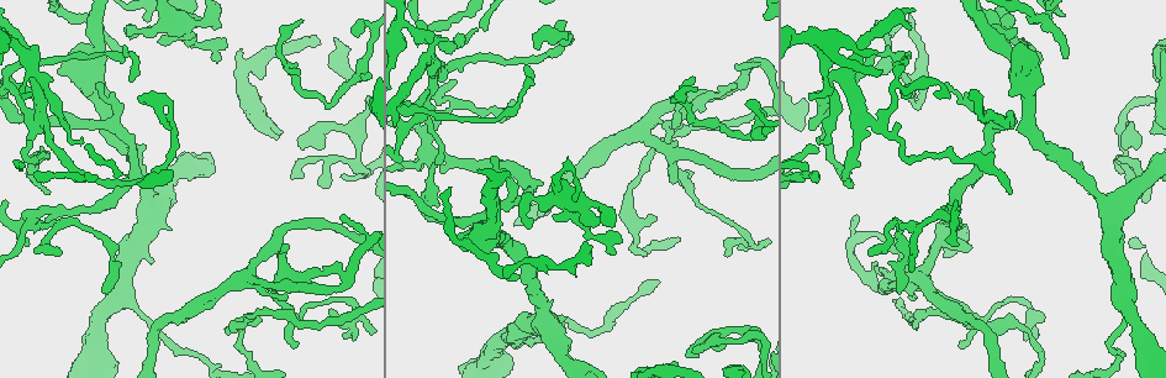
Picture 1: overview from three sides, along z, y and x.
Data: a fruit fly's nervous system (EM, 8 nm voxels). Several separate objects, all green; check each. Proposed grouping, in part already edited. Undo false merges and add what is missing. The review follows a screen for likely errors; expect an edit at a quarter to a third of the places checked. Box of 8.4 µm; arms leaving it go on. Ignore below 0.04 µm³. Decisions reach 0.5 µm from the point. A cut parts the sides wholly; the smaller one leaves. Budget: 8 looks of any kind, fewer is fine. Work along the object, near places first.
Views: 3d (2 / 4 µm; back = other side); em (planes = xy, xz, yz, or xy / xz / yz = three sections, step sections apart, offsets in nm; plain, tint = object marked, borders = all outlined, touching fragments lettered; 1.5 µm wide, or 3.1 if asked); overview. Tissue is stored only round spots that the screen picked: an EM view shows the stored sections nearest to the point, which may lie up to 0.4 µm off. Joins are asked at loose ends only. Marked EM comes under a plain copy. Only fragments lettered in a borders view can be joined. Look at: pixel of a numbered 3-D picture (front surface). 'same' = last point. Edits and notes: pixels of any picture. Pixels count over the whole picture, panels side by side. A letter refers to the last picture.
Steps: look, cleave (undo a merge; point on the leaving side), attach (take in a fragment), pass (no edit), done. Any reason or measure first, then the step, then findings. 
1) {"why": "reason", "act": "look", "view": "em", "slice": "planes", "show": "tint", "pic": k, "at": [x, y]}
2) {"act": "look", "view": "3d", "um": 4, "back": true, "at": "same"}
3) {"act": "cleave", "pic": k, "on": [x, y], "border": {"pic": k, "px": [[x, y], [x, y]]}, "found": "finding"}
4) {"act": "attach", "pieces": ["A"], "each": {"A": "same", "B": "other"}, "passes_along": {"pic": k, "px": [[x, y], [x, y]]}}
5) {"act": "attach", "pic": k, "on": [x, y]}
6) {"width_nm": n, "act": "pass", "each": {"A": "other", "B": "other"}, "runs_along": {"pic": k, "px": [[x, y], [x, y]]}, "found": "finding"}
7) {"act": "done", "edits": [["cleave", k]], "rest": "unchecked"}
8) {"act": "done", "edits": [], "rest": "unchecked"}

{"why": "tapers out", "act": "look", "view": "em", "slice": "planes", "show": "borders", "pic": 1, "at": [695, 87]}

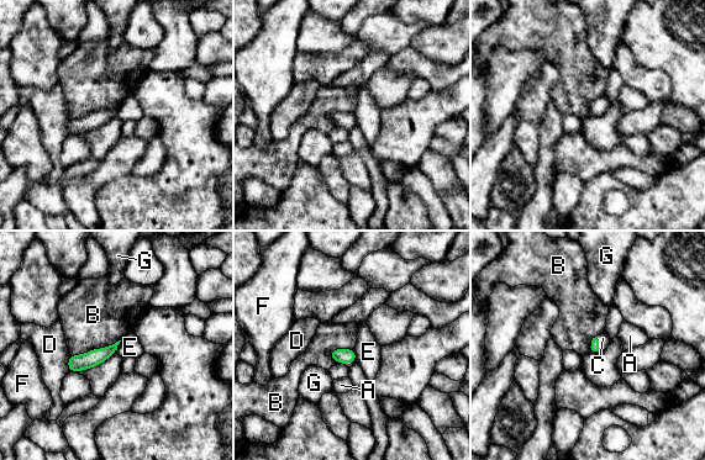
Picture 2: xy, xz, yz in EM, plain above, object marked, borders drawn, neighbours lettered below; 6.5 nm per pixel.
{"act": "attach", "pieces": ["C"], "each": {"A": "other", "B": "other", "C": "same", "D": "other", "E": "other", "F": "other", "G": "other"}, "passes_along": {"pic": 2, "px": [[595, 348], [599, 345], [604, 339]]}, "found": "the neuron continues"}

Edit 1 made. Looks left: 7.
{"act": "look", "view": "overview"}

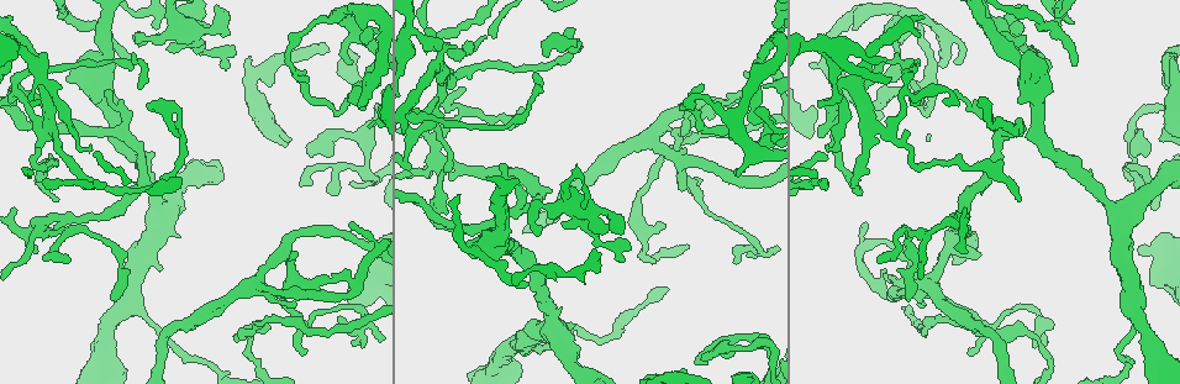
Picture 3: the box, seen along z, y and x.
{"why": "an open end", "act": "look", "view": "em", "slice": "yz", "step": 4, "show": "borders", "pic": 3, "at": [979, 257]}

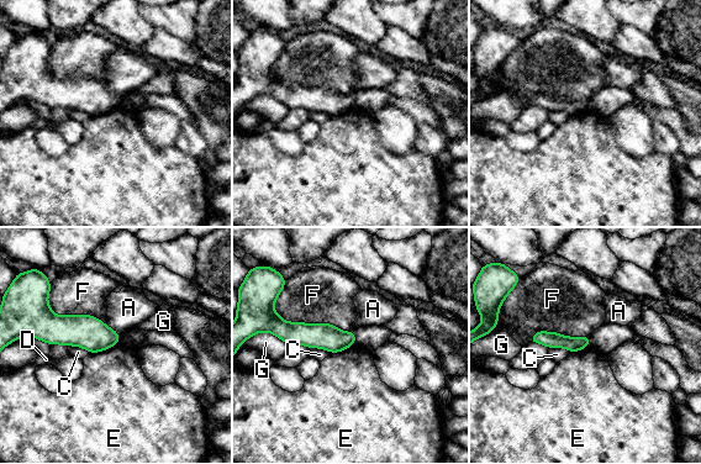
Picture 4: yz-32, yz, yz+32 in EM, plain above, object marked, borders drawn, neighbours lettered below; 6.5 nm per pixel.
{"why": "another direction", "act": "look", "view": "em", "slice": "xy", "step": 8, "show": "borders", "at": "same"}

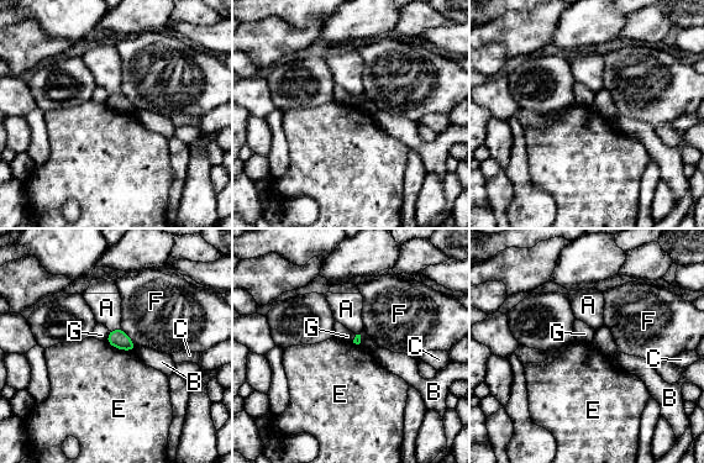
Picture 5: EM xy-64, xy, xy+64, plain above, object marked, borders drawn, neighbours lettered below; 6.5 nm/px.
{"act": "pass", "each": {"A": "other", "B": "other", "C": "other", "E": "other", "F": "other", "G": "other"}, "border": {"pic": 5, "px": [[105, 341], [119, 348], [135, 351]]}, "found": "none of them fits"}

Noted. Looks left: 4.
{"why": "sharp bend", "act": "look", "view": "em", "slice": "planes", "show": "tint", "pic": 3, "at": [737, 100]}

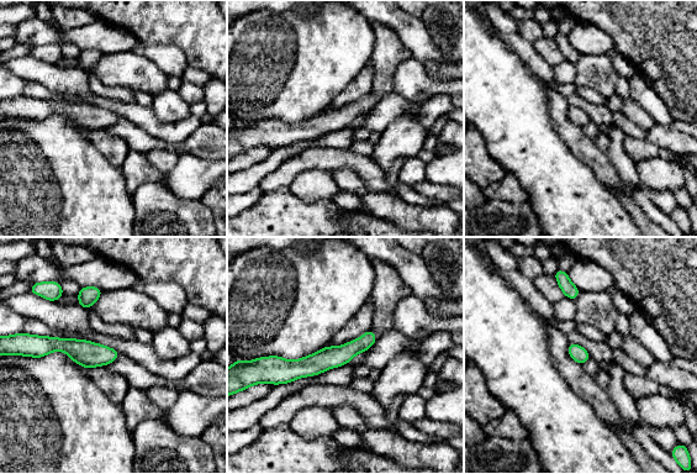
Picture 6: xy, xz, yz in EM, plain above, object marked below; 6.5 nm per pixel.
{"why": "see the neighbours", "act": "look", "view": "em", "slice": "planes", "show": "borders", "at": "same"}

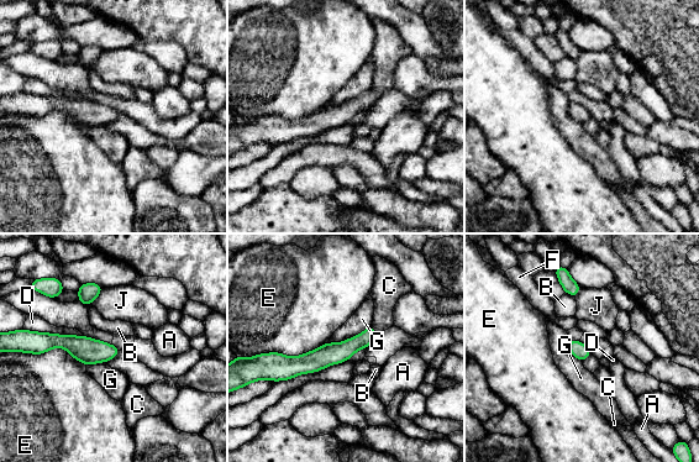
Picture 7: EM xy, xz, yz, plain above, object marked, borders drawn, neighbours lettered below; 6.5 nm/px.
{"act": "pass", "each": {"A": "other", "B": "other", "C": "other", "D": "other", "E": "other", "F": "other", "G": "other", "J": "other"}, "found": "all the same neuron"}

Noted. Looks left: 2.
{"act": "done", "edits": [["attach", 2]], "rest": "unchecked"}

